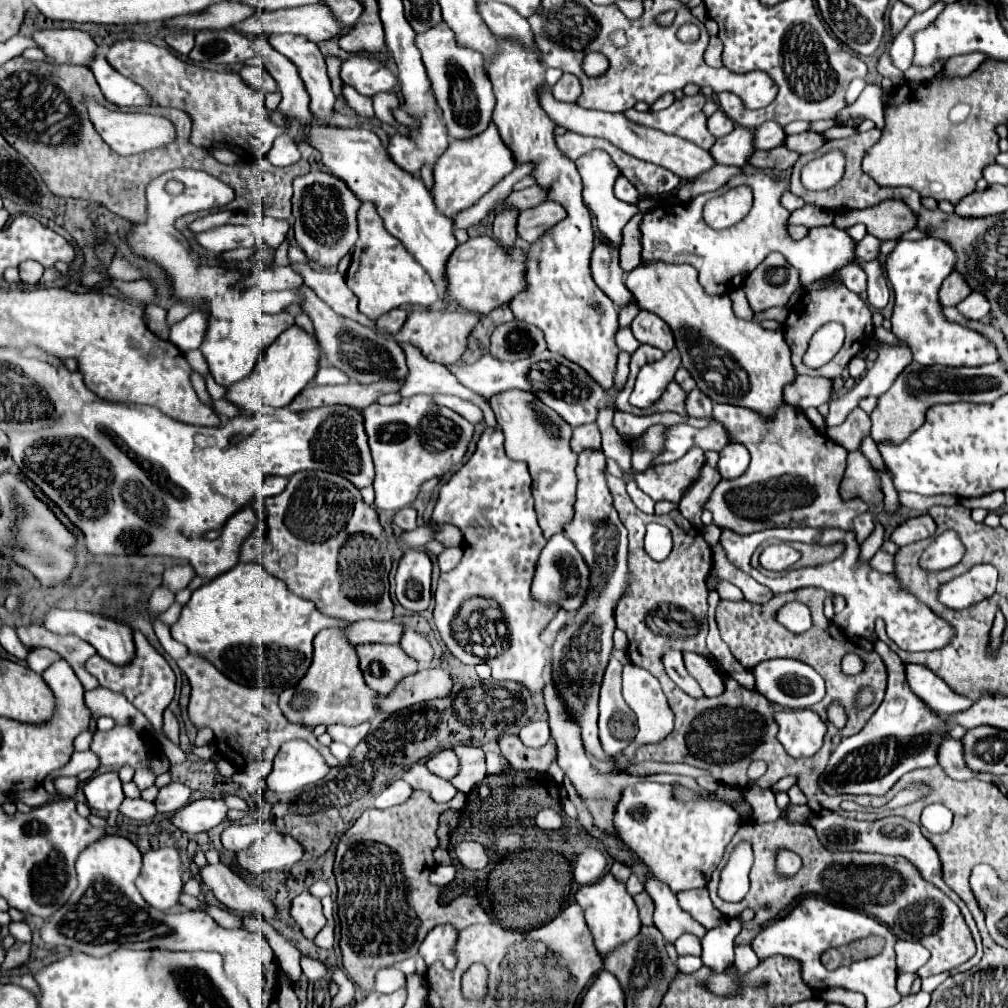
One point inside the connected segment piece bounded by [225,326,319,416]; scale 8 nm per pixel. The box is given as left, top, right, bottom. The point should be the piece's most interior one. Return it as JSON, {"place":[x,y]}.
{"place":[290,362]}

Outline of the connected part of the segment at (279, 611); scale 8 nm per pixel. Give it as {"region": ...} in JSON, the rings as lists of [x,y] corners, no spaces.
{"region":[[[259,562],[237,564],[229,572],[213,578],[211,582],[199,586],[189,602],[183,606],[179,620],[171,628],[171,636],[185,644],[189,652],[197,652],[211,660],[227,678],[243,686],[257,686],[269,690],[273,694],[281,694],[285,688],[293,688],[301,676],[305,676],[311,664],[311,642],[323,628],[343,628],[351,644],[365,644],[365,642],[385,642],[385,644],[399,644],[403,626],[395,622],[375,622],[375,620],[361,620],[351,622],[349,626],[341,620],[333,620],[321,614],[313,602],[303,600],[289,592],[281,580],[267,574]]]}

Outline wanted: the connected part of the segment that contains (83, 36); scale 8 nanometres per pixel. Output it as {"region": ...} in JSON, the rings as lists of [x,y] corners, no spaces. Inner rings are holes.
{"region":[[[41,30],[33,34],[33,40],[57,64],[89,66],[97,50],[93,38],[81,30]]]}

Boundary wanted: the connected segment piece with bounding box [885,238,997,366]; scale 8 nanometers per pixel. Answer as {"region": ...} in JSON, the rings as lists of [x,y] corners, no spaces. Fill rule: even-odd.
{"region":[[[897,240],[897,246],[885,258],[887,278],[895,290],[895,308],[891,318],[893,334],[901,342],[909,344],[913,358],[921,364],[983,366],[997,362],[997,350],[985,336],[945,320],[941,306],[937,304],[939,286],[953,272],[953,264],[953,250],[943,240]]]}

